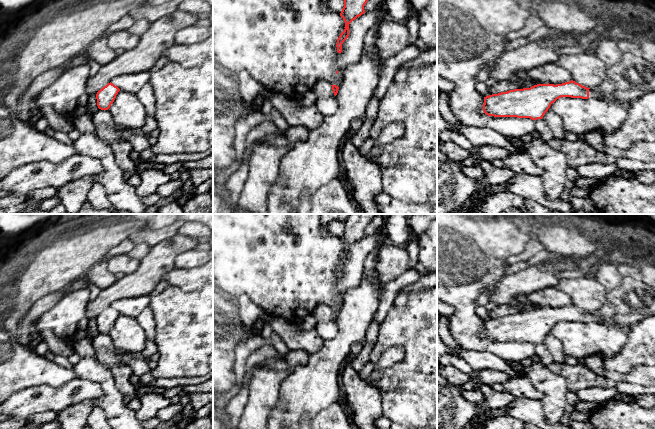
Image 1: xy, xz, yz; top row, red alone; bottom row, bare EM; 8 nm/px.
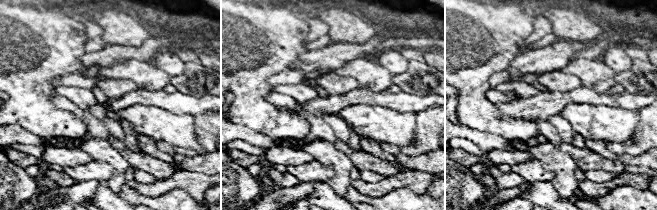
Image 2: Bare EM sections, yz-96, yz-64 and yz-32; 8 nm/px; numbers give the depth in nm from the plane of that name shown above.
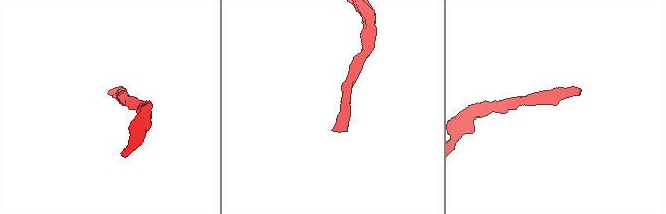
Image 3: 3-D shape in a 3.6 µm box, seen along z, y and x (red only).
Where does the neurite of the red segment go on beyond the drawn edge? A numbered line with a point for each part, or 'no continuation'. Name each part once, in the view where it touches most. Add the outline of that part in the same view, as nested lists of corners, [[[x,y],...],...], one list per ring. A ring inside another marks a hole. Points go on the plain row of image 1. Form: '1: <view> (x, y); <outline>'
1: yz (592, 317); [[[590,312],[589,313],[589,322],[590,323],[593,323],[593,322],[599,323],[600,319],[595,314],[593,314],[592,312]]]

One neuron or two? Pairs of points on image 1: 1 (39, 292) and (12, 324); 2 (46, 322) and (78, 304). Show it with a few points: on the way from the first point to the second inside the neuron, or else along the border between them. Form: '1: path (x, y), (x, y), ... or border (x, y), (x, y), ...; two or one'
1: path (30, 298), (15, 315); one
2: path (54, 319), (61, 319), (70, 310); one

